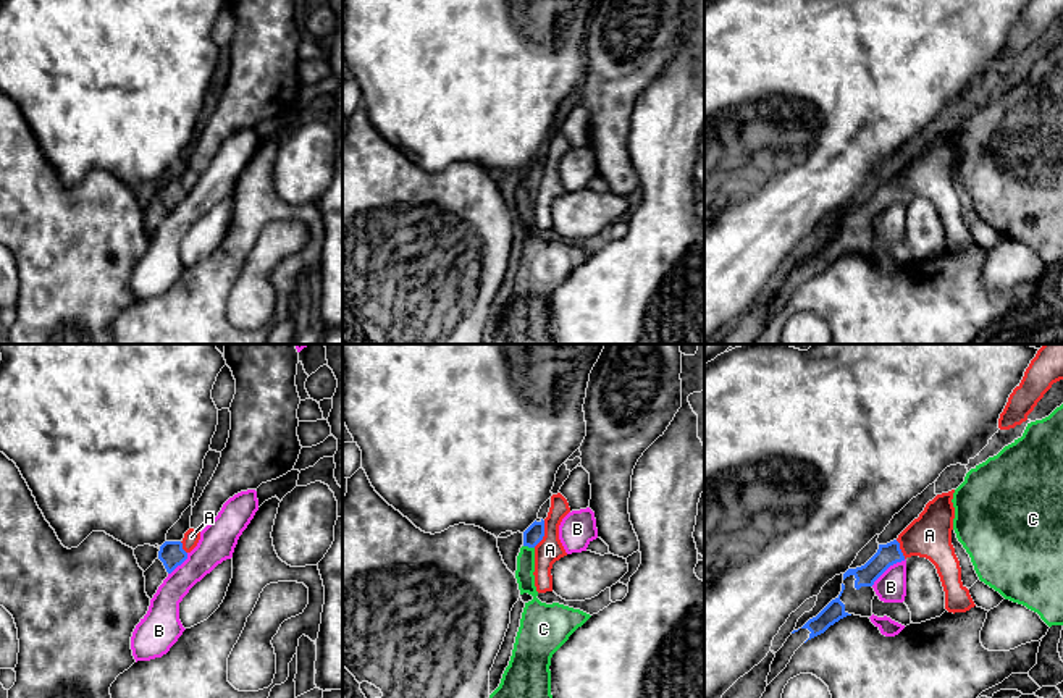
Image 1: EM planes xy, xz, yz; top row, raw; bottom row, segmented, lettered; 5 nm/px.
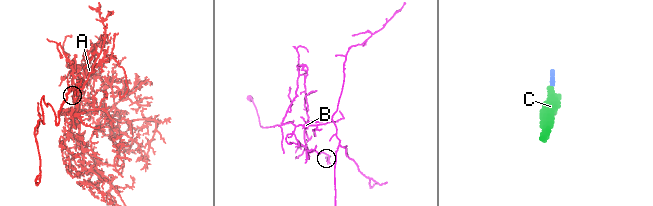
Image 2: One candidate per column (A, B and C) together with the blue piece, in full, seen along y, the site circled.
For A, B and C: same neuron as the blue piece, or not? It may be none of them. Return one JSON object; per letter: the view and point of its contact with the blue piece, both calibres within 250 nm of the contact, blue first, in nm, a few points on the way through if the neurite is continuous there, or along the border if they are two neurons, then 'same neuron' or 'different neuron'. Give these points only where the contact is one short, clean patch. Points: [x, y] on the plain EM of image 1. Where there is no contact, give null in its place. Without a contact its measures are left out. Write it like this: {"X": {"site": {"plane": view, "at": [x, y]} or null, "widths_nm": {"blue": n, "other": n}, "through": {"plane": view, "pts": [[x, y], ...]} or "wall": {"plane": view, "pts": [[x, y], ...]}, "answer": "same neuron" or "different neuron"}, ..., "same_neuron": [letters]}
{"A": {"site": {"plane": "xz", "at": [543, 172]}, "widths_nm": {"blue": 90, "other": 130}, "wall": {"plane": "xz", "pts": [[545, 159], [545, 173], [533, 185]]}, "answer": "different neuron"}, "B": {"site": {"plane": "yz", "at": [887, 206]}, "widths_nm": {"blue": 110, "other": 160}, "wall": {"plane": "yz", "pts": [[905, 197], [892, 202], [871, 223]]}, "answer": "different neuron"}, "C": {"site": {"plane": "xz", "at": [529, 185]}, "widths_nm": {"blue": 90, "other": 100}, "through": {"plane": "xz", "pts": [[535, 170], [529, 185], [525, 199]]}, "answer": "same neuron"}, "same_neuron": ["C"]}

